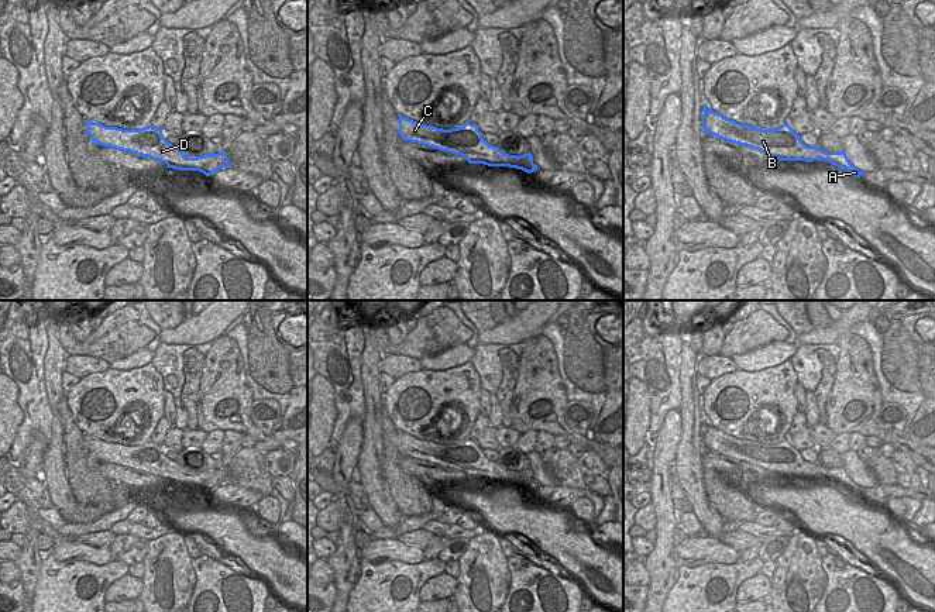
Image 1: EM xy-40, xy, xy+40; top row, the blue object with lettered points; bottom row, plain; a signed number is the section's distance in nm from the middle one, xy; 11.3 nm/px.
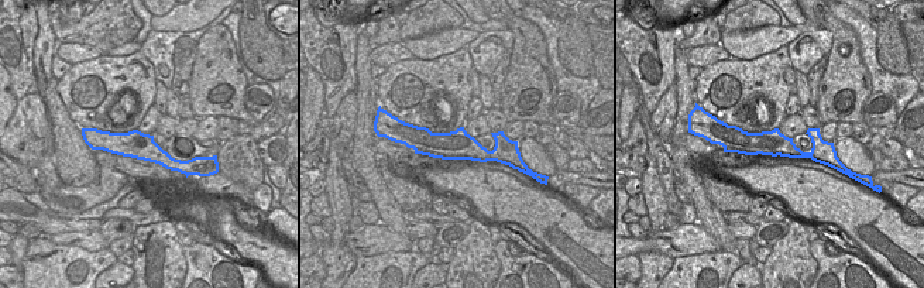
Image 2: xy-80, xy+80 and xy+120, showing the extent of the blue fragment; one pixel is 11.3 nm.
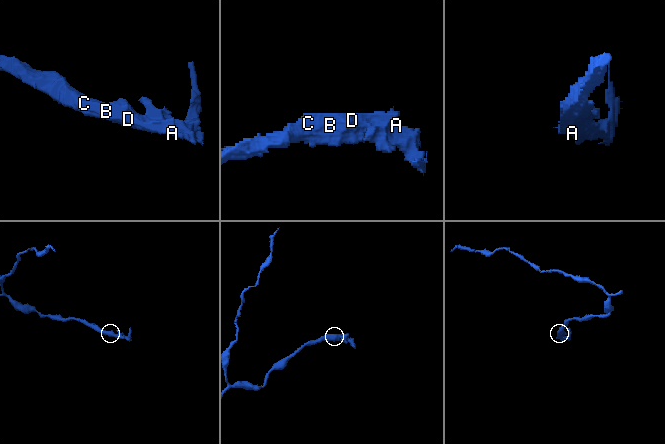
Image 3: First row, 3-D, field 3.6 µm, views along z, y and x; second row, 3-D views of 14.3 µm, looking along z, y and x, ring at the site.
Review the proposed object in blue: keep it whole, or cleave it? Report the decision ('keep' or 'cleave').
cleave

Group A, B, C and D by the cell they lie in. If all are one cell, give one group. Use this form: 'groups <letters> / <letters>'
groups A / B C D

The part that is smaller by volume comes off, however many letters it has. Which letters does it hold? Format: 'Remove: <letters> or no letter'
Remove: A

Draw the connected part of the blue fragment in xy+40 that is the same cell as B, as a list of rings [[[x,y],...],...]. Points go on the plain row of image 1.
[[[704,422],[702,441],[705,450],[759,465],[773,475],[825,477],[831,479],[831,474],[822,472],[819,464],[805,461],[790,440],[783,440],[774,446],[762,446],[749,440],[736,439]]]

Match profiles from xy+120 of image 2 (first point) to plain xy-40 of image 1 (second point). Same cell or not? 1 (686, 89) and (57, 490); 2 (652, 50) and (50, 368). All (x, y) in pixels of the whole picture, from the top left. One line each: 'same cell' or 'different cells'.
1: same cell
2: different cells

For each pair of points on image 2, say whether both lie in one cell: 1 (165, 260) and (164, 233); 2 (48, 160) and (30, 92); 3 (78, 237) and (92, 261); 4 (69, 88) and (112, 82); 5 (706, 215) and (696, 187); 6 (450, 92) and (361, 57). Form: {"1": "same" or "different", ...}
{"1": "same", "2": "different", "3": "different", "4": "same", "5": "same", "6": "different"}

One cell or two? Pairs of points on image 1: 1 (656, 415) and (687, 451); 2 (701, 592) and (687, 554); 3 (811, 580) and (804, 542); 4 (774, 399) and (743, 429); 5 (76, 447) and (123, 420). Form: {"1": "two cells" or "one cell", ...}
{"1": "two cells", "2": "two cells", "3": "one cell", "4": "one cell", "5": "two cells"}

